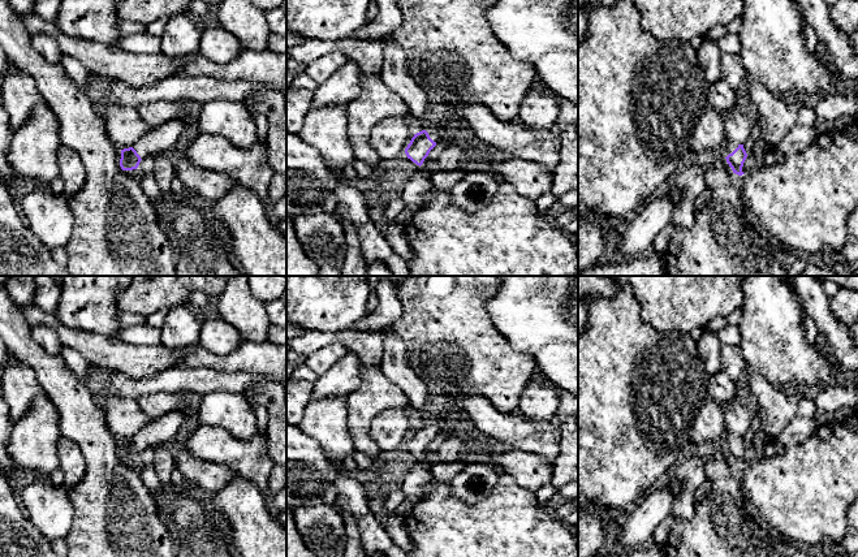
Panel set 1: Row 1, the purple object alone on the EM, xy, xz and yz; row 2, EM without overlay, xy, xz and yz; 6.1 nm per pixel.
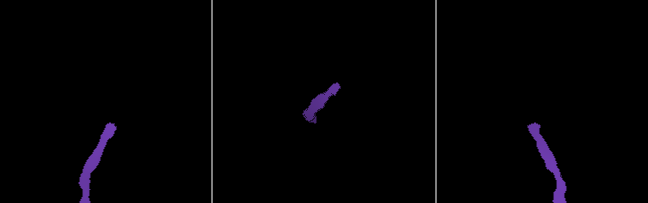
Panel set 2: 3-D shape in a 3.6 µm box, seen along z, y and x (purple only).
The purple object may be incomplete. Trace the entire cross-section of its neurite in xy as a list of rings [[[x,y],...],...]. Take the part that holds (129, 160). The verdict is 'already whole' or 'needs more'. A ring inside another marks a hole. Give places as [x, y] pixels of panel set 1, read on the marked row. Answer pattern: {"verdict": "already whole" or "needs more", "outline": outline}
{"verdict": "needs more", "outline": [[[169,120],[152,128],[131,147],[121,150],[121,169],[137,169],[142,159],[150,156],[156,157],[174,150],[186,124],[181,120]]]}

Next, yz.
{"verdict": "needs more", "outline": [[[724,139],[720,144],[720,152],[727,159],[727,163],[732,168],[733,173],[742,176],[743,163],[747,157],[747,154],[743,148],[743,144]]]}

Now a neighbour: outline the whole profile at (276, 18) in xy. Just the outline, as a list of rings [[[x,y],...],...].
[[[283,7],[267,12],[266,18],[272,33],[286,36],[286,12]]]

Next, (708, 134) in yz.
[[[710,107],[697,125],[690,151],[699,155],[707,150],[719,150],[724,141],[724,116],[730,109]]]

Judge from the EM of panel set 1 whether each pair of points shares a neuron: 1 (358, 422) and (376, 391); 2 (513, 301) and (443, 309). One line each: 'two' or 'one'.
1: one
2: two

